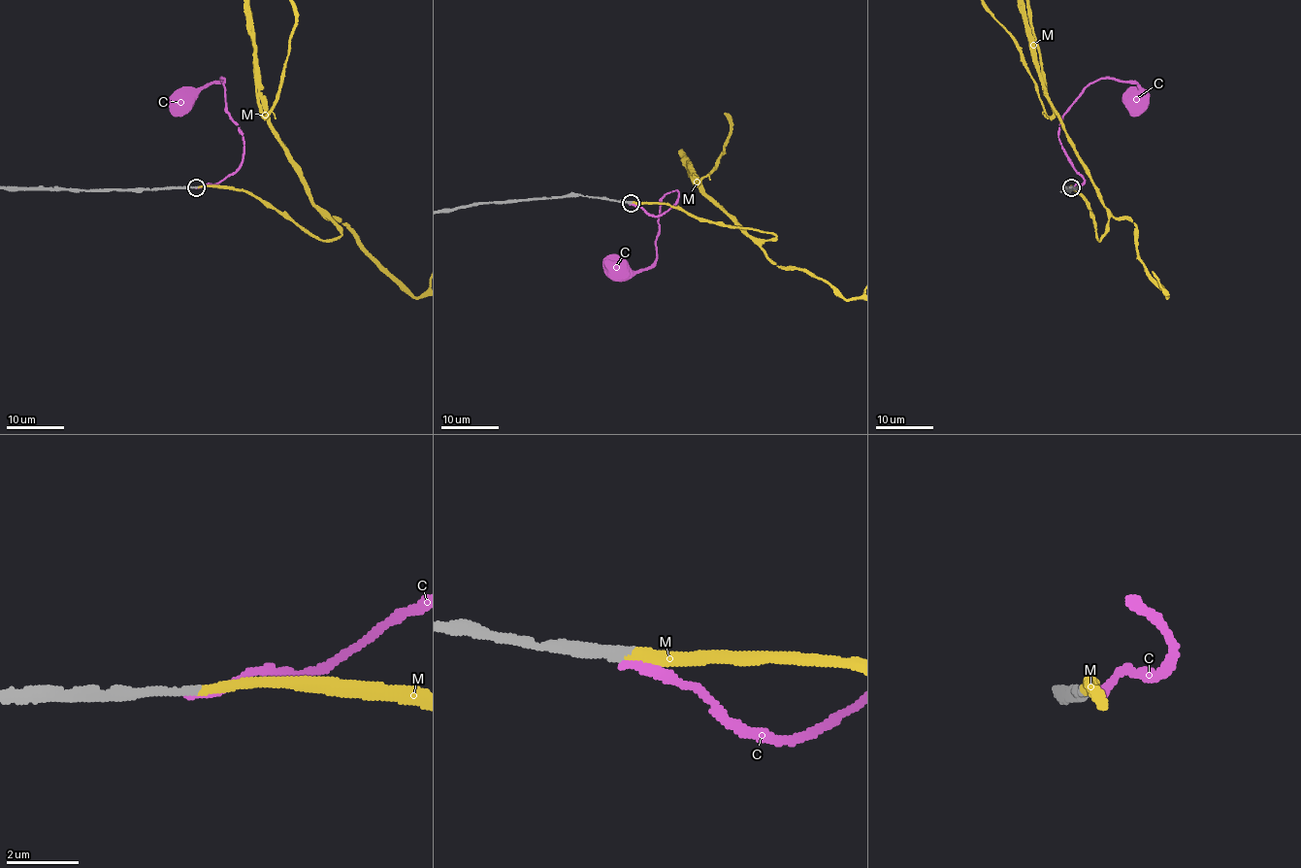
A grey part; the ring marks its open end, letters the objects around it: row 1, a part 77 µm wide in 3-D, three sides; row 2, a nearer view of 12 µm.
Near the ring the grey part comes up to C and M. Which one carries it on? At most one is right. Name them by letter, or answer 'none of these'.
M

